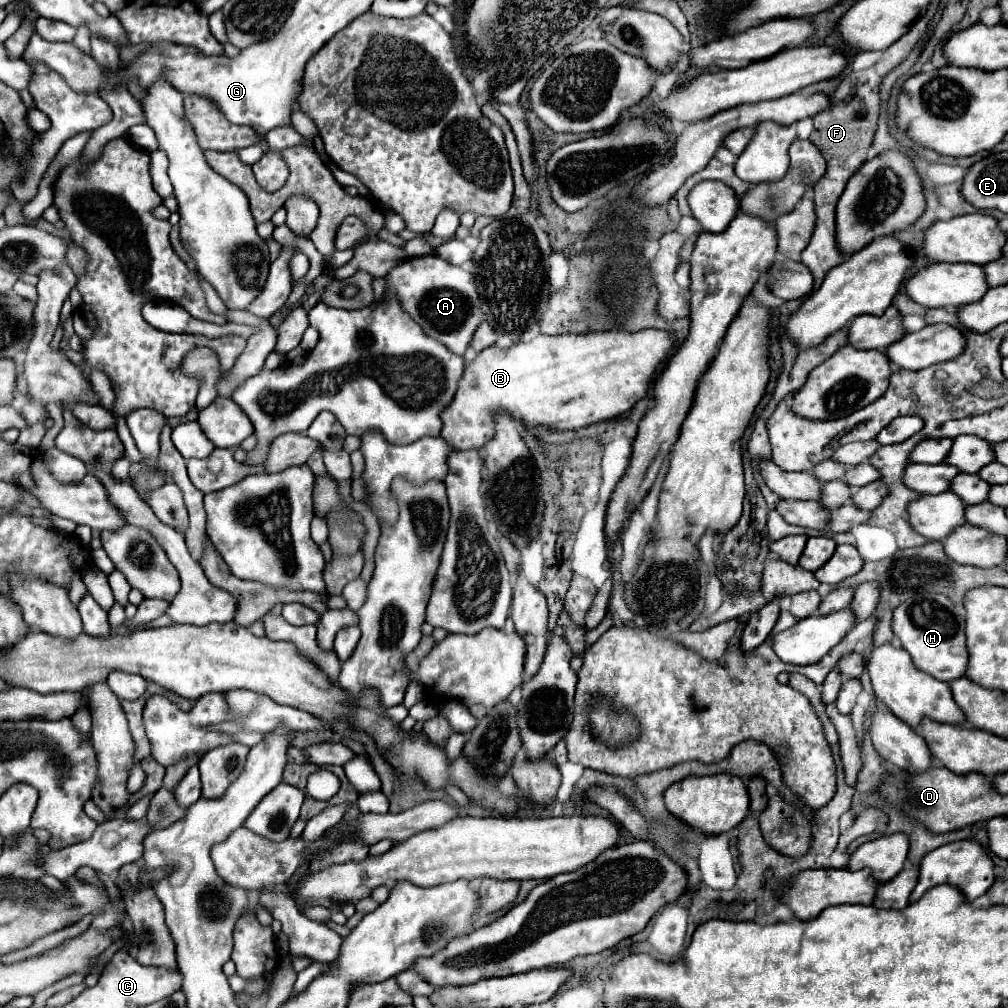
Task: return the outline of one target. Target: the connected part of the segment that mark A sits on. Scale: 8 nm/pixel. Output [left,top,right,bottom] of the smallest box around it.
[388,255,482,355]

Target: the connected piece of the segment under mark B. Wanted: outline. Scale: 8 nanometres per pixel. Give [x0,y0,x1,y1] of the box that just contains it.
[440,329,676,449]

